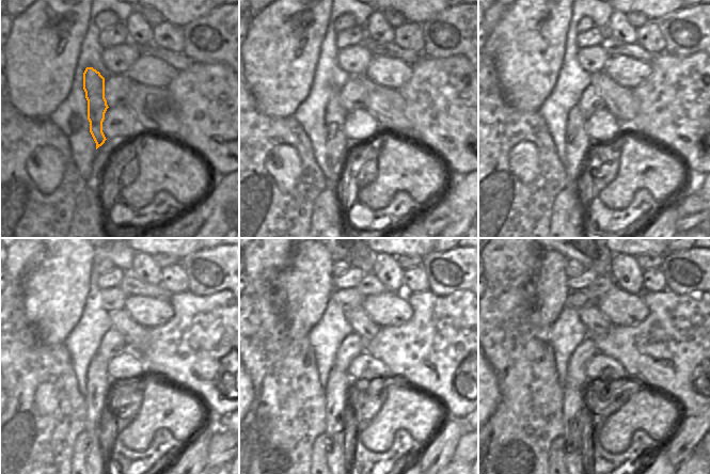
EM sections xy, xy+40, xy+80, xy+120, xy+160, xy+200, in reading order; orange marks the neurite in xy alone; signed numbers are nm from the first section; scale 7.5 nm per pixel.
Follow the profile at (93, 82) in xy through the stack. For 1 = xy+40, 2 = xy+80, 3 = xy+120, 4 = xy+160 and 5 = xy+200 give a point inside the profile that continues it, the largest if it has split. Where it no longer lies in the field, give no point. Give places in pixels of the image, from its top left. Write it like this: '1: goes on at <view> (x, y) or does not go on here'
1: goes on at xy+40 (338, 147)
2: goes on at xy+80 (578, 144)
3: goes on at xy+120 (98, 383)
4: goes on at xy+160 (336, 396)
5: goes on at xy+200 (573, 407)

